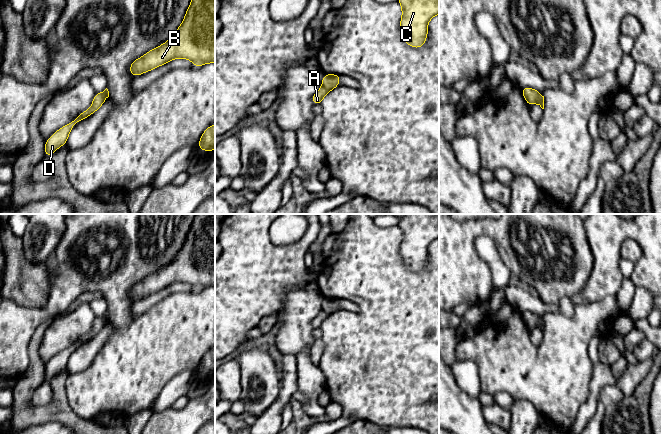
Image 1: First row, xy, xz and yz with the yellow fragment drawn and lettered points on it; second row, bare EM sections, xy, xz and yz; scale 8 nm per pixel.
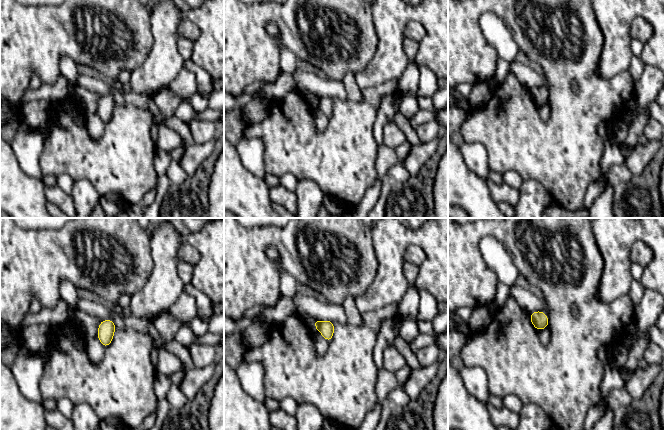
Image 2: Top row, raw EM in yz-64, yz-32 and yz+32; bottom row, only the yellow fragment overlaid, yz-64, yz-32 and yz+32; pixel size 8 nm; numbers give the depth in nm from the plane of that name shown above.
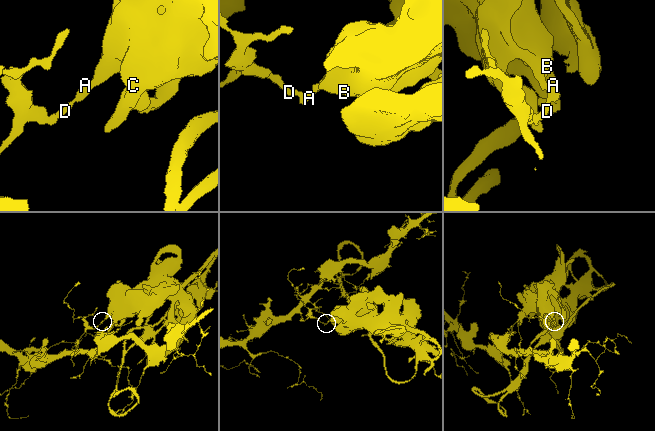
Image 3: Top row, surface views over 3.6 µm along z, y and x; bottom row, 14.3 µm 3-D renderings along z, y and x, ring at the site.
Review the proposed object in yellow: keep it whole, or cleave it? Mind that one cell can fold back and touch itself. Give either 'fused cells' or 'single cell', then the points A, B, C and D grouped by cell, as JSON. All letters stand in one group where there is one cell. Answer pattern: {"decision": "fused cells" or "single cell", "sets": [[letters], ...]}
{"decision": "fused cells", "sets": [["A", "D"], ["B", "C"]]}

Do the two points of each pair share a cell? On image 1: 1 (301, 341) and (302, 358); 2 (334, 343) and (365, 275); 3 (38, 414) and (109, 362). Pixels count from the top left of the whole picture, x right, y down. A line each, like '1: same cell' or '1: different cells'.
1: different cells
2: same cell
3: different cells

